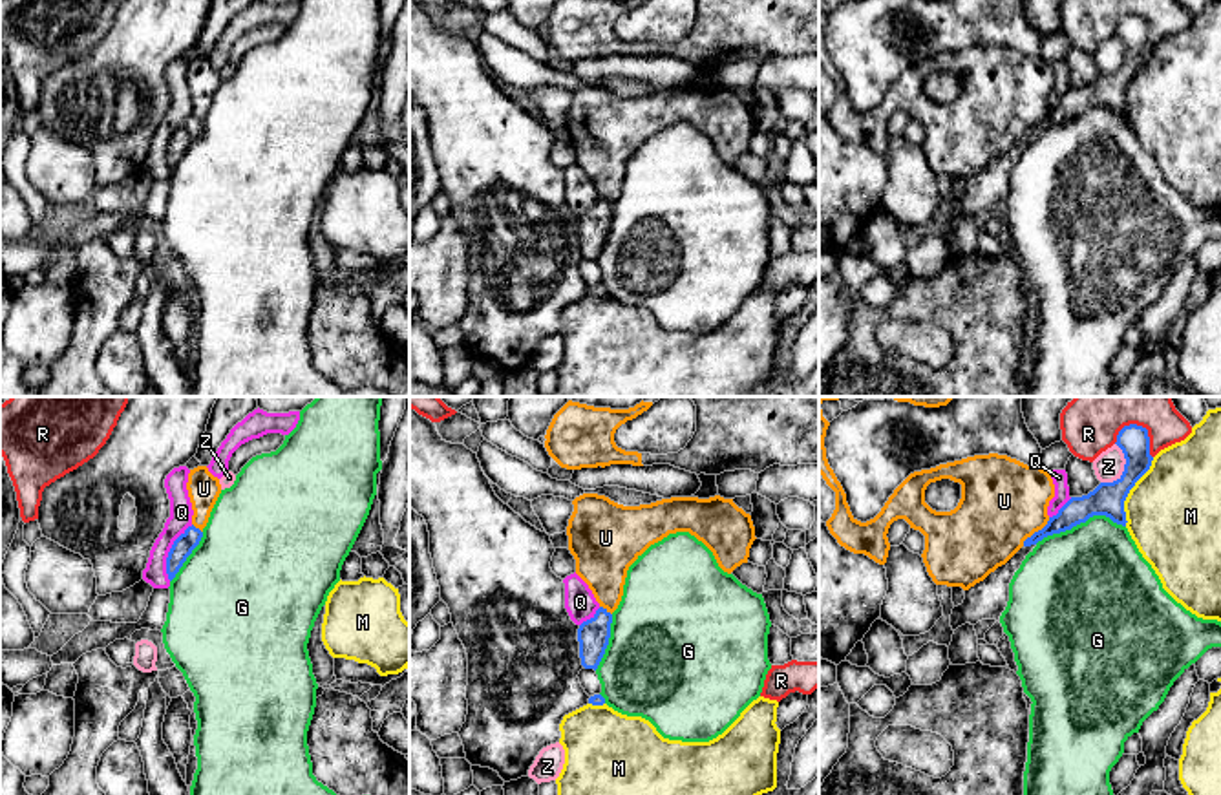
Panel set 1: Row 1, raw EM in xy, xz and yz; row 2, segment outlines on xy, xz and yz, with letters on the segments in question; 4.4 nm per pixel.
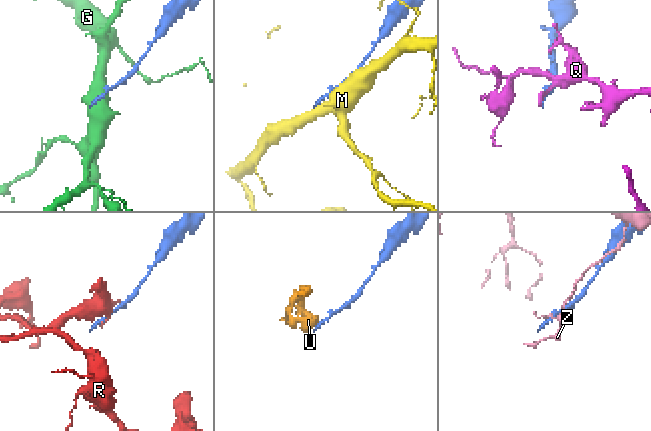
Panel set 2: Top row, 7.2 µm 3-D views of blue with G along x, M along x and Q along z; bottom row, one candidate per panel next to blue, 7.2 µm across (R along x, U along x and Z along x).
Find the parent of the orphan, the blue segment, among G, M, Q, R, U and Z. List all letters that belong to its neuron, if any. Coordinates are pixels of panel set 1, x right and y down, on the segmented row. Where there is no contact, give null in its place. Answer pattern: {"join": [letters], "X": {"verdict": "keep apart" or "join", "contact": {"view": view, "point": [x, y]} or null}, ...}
{"join": [], "G": {"verdict": "keep apart", "contact": {"view": "yz", "point": [1079, 523]}}, "M": {"verdict": "keep apart", "contact": {"view": "yz", "point": [1128, 492]}}, "Q": {"verdict": "keep apart", "contact": {"view": "xy", "point": [169, 552]}}, "R": {"verdict": "keep apart", "contact": {"view": "yz", "point": [1146, 430]}}, "U": {"verdict": "keep apart", "contact": {"view": "yz", "point": [1035, 532]}}, "Z": {"verdict": "keep apart", "contact": {"view": "yz", "point": [1125, 468]}}}

